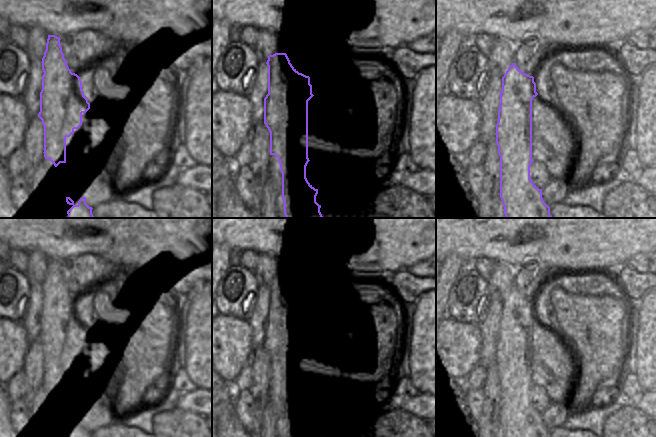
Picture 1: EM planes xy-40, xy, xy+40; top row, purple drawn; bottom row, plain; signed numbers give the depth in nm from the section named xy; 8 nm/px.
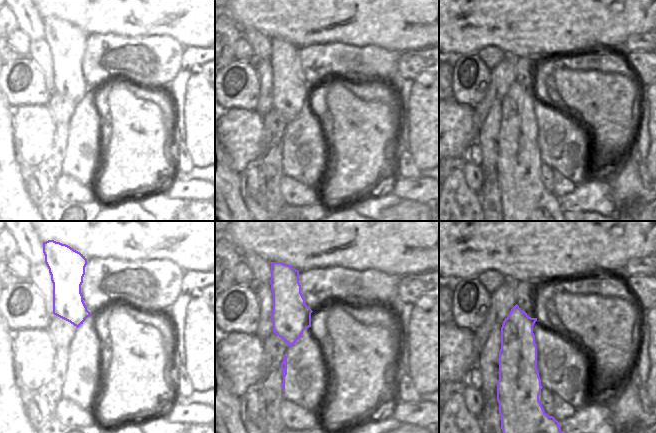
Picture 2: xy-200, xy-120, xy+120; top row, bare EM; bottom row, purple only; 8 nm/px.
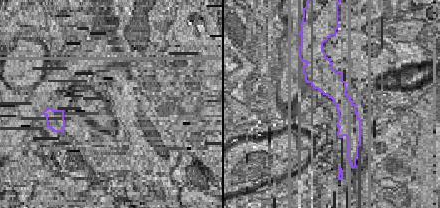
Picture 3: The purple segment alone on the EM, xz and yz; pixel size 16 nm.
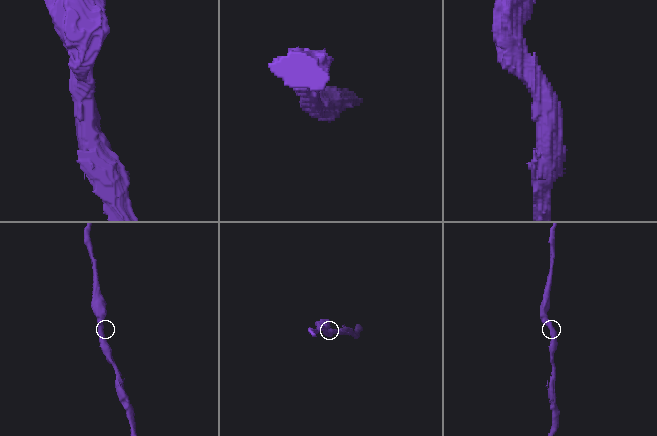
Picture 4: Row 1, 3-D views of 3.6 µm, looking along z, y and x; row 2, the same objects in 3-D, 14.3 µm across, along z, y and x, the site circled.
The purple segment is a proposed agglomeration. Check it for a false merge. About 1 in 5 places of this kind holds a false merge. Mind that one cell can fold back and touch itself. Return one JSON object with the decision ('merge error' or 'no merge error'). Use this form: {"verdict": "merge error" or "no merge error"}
{"verdict": "no merge error"}

